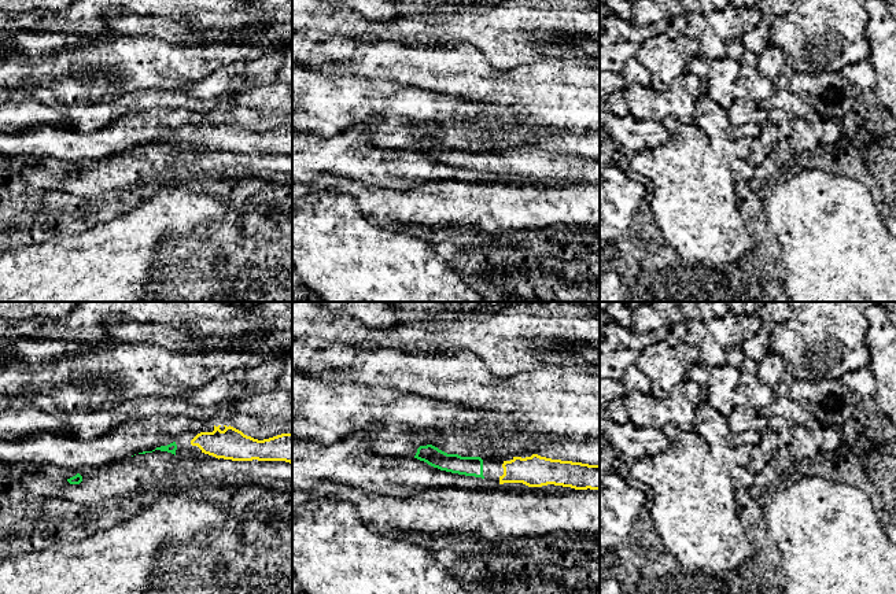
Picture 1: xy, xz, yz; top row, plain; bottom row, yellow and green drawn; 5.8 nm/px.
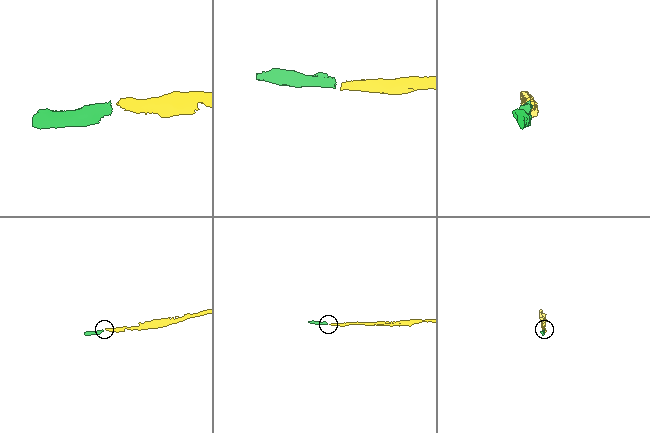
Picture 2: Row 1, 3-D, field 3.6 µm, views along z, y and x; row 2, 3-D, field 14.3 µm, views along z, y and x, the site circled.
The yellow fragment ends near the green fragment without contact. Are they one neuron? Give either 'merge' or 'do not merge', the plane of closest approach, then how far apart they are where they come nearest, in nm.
merge; nearest in xy; 90 nm apart

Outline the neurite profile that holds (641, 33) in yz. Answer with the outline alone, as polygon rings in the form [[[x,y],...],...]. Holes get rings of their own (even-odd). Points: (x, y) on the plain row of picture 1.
[[[608,12],[602,23],[601,32],[615,43],[644,43],[645,40],[663,33],[668,27],[670,19],[664,18],[657,23],[639,26],[627,22],[617,15]]]

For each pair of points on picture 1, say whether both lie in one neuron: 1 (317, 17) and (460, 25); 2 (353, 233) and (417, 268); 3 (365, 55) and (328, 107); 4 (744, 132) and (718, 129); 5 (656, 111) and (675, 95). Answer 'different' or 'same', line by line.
1: same
2: same
3: different
4: same
5: same

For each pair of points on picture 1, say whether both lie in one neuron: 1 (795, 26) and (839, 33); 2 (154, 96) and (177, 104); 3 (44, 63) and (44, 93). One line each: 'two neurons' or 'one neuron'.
1: one neuron
2: one neuron
3: two neurons

